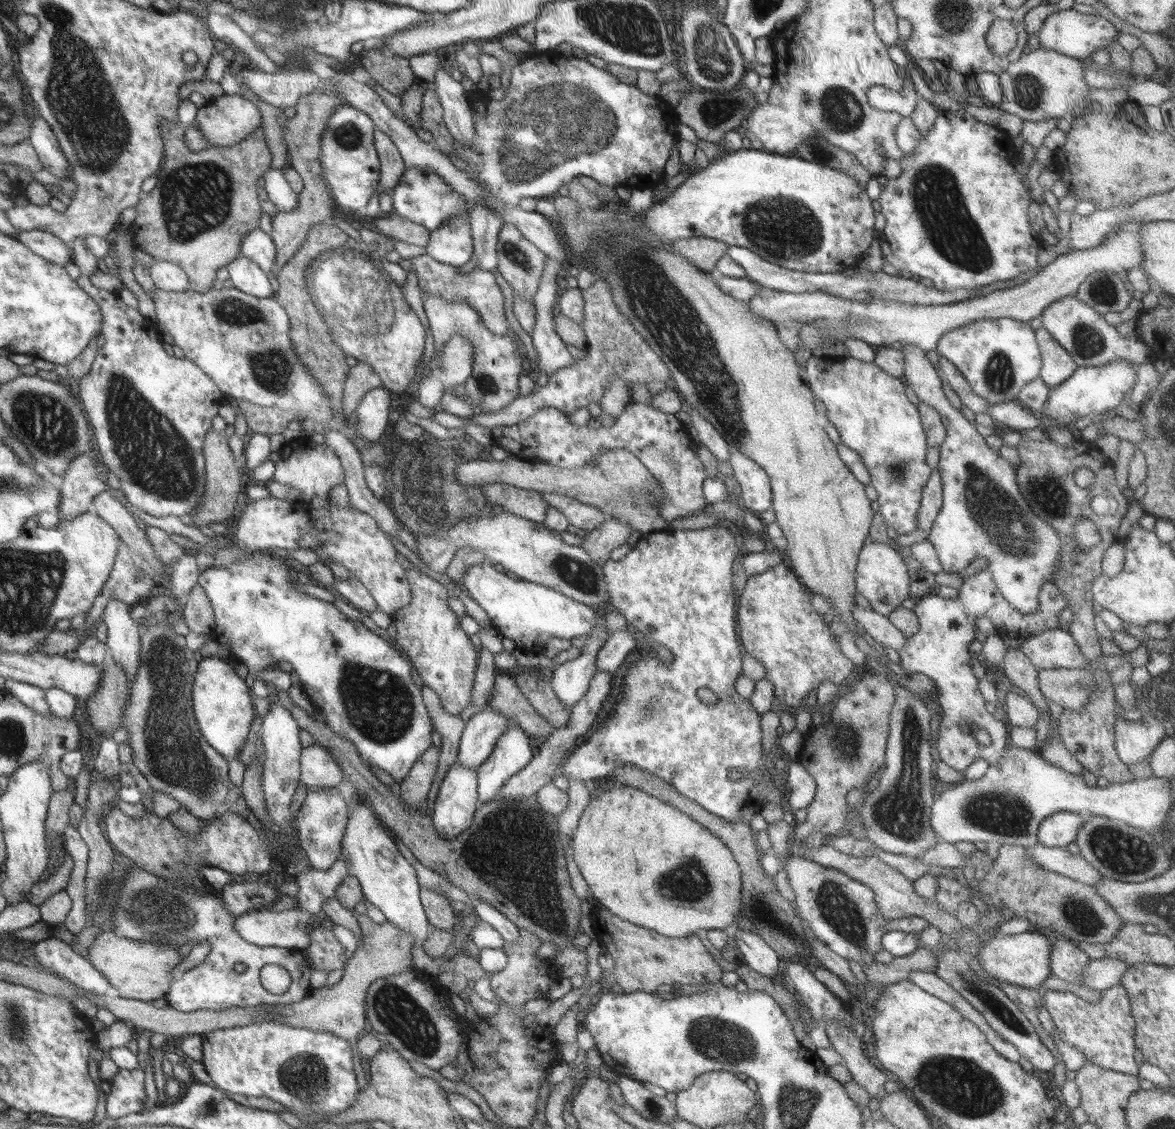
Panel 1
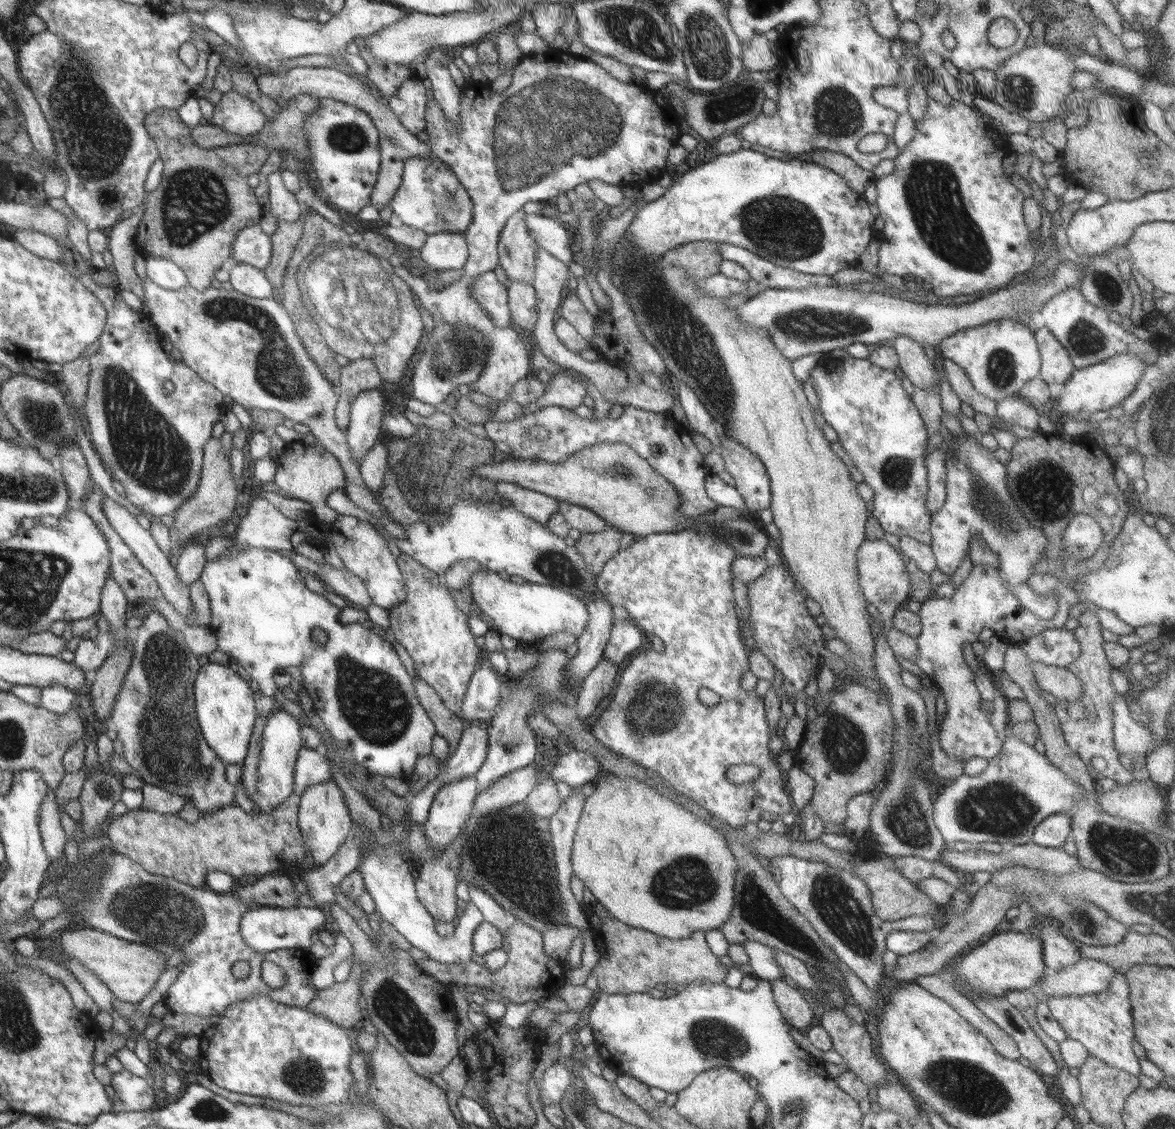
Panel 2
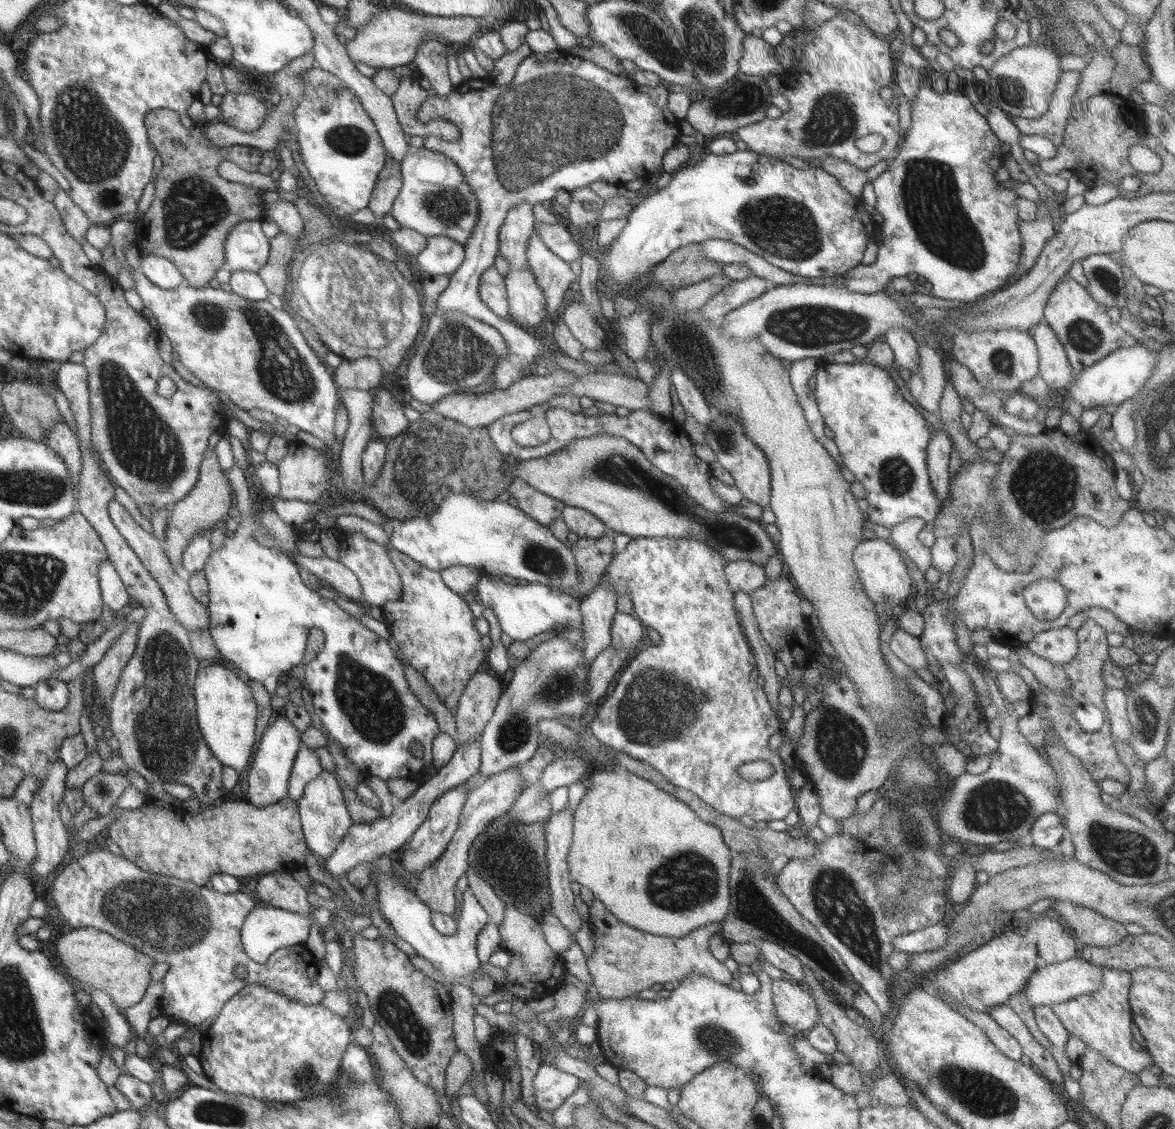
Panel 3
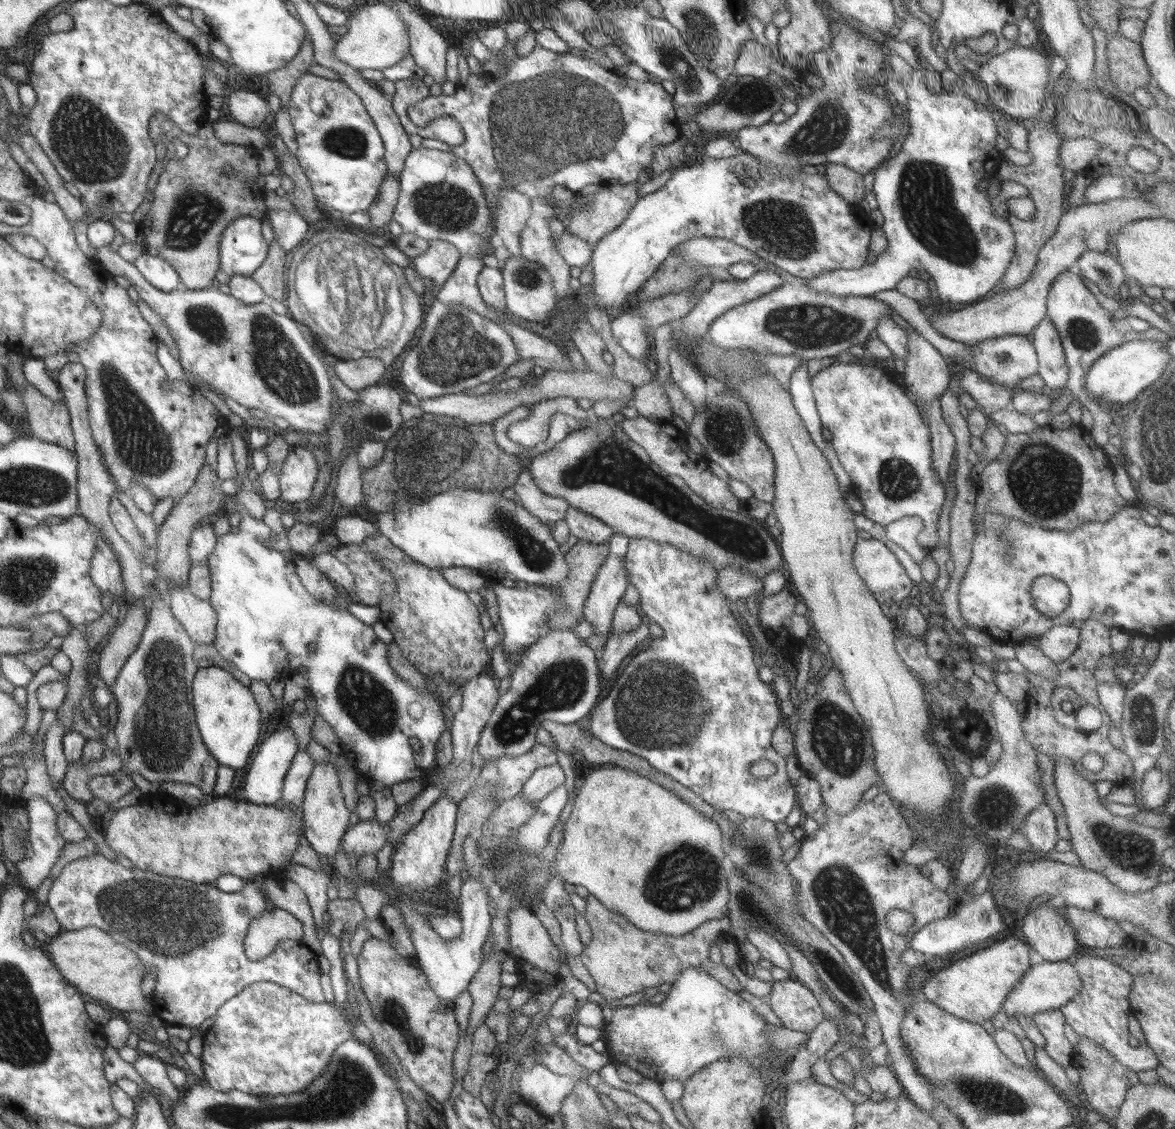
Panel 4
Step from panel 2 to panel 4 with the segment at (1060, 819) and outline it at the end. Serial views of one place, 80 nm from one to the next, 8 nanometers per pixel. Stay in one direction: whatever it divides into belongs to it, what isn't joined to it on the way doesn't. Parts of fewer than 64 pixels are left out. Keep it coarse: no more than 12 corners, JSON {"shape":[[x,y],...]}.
{"shape":[[1046,802],[1027,816],[1022,832],[1036,850],[1054,850],[1056,817]]}

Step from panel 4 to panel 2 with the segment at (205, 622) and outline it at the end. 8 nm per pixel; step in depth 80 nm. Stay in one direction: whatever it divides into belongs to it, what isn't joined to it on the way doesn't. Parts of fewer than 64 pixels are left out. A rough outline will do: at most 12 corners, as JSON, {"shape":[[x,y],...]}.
{"shape":[[109,497],[103,513],[186,620],[189,587],[148,525]]}

